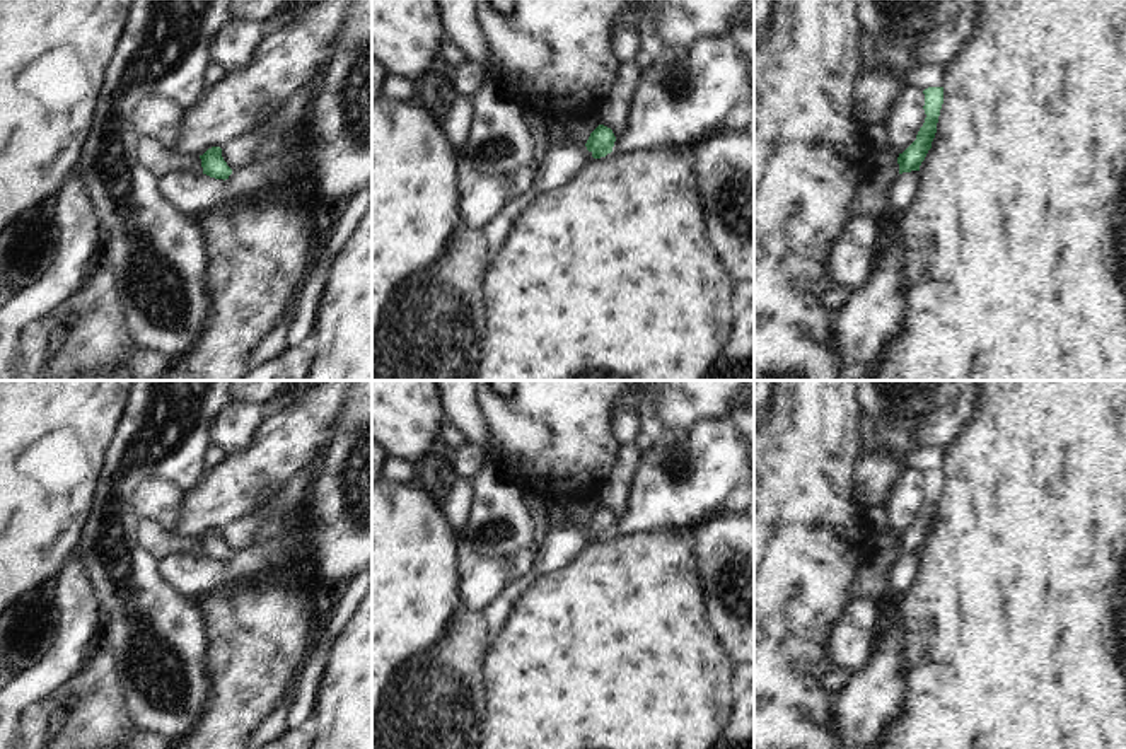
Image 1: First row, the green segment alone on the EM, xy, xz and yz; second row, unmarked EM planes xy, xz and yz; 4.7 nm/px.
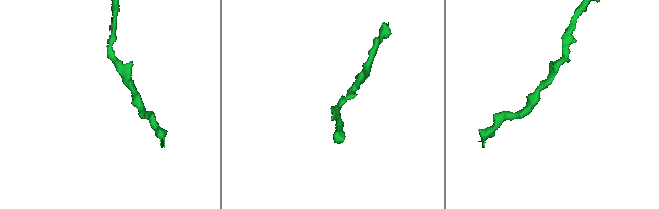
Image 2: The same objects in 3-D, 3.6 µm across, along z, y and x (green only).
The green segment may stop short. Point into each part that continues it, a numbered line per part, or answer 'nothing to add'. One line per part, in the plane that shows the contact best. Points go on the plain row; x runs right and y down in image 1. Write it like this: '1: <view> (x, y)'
nothing to add.

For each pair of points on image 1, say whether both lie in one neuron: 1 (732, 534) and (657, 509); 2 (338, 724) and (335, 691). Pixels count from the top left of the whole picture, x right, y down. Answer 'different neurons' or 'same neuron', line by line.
1: different neurons
2: same neuron

